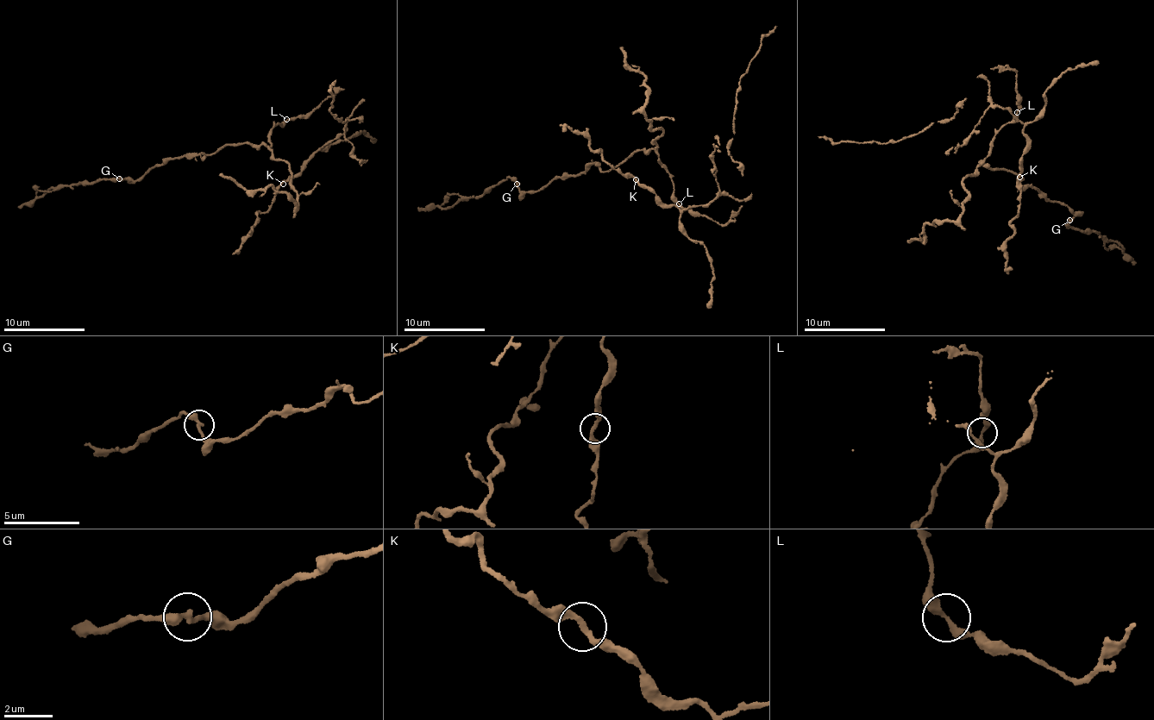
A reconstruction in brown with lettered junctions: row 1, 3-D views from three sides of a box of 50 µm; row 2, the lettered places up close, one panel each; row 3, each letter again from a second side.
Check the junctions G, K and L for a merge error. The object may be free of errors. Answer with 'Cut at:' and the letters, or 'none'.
Cut at: none

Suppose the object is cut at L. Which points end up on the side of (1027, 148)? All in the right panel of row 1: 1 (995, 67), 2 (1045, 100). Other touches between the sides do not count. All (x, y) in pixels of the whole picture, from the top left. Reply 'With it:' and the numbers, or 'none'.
With it: 2

